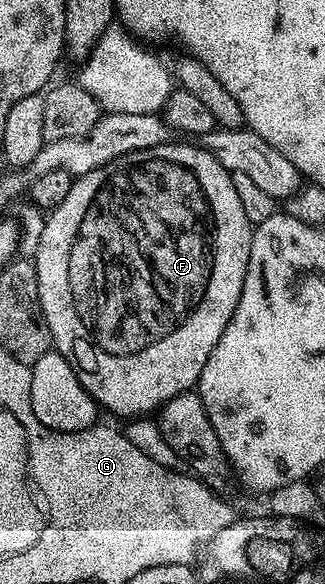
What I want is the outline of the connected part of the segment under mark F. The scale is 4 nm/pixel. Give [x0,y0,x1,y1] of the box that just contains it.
[32,142,254,418]

